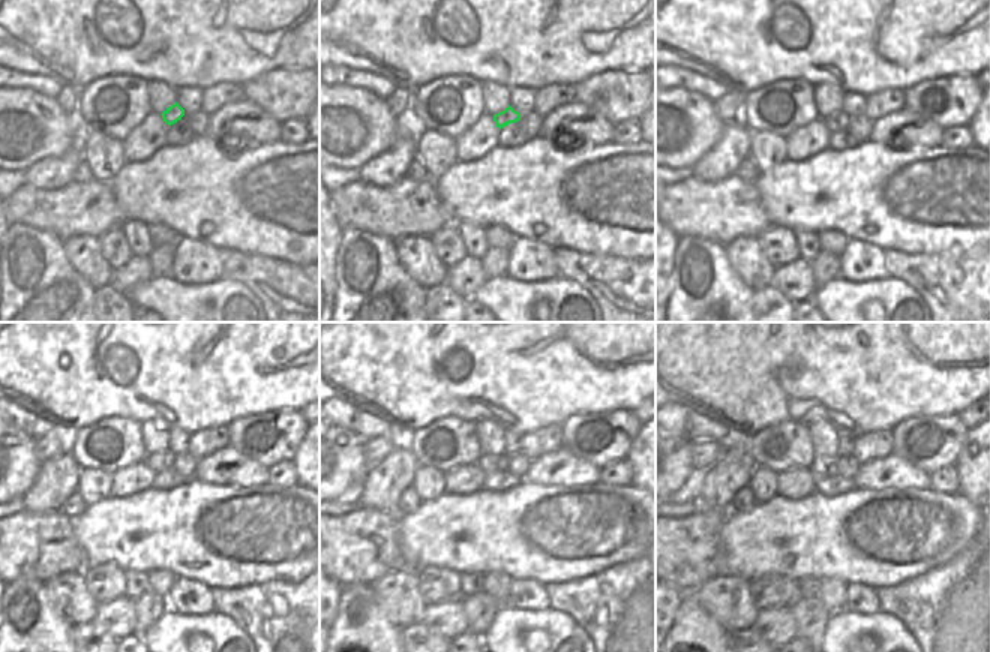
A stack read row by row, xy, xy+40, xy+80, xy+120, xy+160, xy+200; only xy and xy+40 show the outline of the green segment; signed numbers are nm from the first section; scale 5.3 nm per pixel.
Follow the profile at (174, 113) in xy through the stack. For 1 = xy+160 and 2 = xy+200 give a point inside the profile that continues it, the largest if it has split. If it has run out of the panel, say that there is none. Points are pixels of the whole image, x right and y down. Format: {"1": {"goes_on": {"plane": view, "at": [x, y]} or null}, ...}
{"1": {"goes_on": {"plane": "xy+160", "at": [485, 468]}}, "2": {"goes_on": {"plane": "xy+200", "at": [821, 468]}}}

